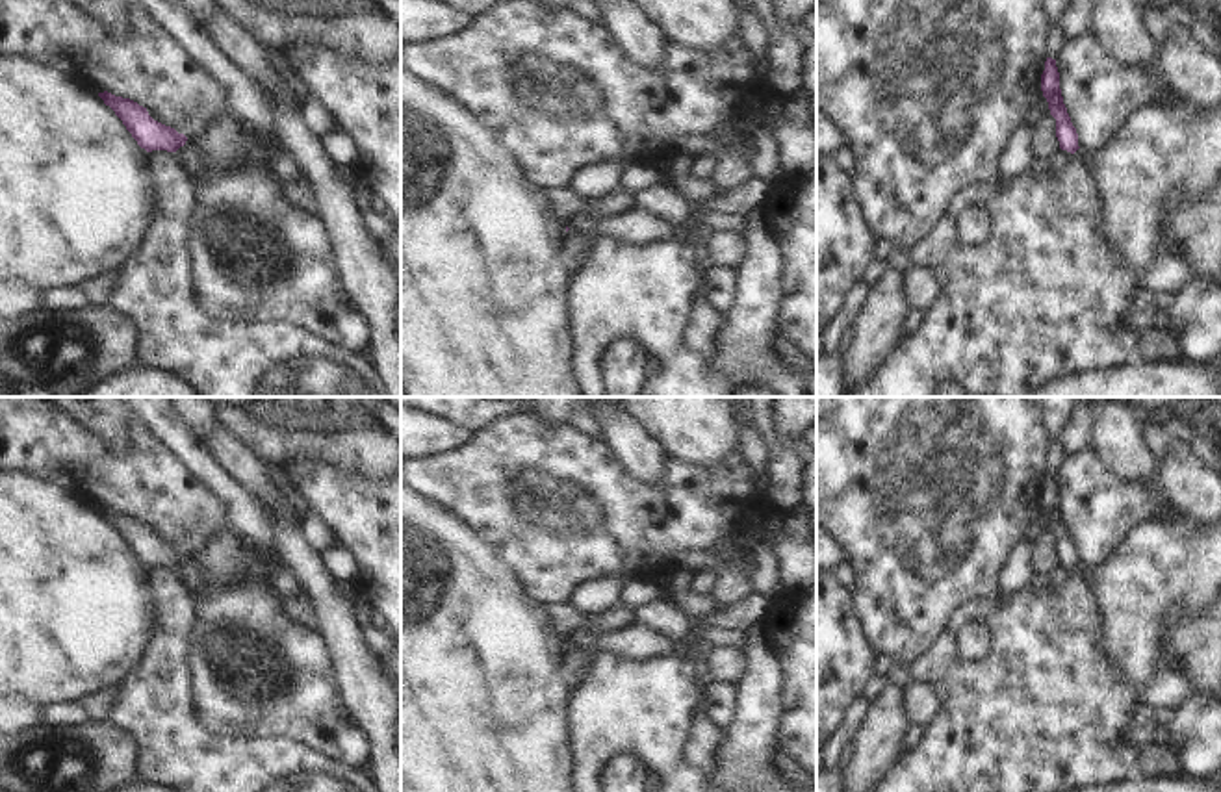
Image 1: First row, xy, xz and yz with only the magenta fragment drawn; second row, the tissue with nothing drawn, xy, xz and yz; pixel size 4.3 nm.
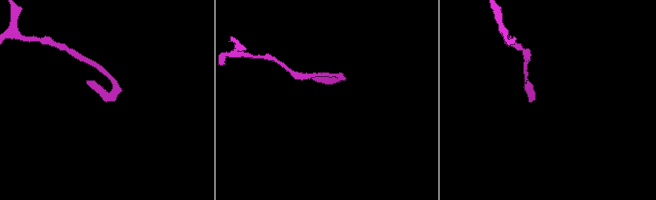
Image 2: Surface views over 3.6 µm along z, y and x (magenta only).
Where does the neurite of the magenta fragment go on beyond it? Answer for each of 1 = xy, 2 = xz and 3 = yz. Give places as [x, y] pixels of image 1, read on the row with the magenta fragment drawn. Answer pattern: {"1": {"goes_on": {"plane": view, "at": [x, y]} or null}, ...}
{"1": {"goes_on": null}, "2": {"goes_on": null}, "3": {"goes_on": null}}

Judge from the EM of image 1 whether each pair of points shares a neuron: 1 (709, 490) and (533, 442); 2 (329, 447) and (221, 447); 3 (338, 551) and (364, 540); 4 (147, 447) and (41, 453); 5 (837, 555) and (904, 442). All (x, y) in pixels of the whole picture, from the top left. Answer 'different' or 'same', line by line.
1: same
2: different
3: different
4: same
5: different

